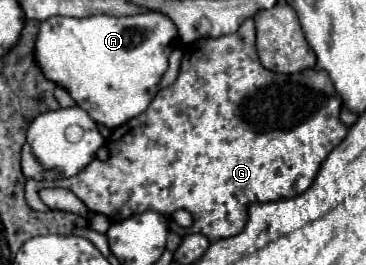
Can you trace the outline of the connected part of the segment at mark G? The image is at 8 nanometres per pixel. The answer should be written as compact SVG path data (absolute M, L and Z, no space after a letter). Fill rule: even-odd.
M248 19L232 35L216 39L206 37L184 47L178 79L170 87L160 89L142 115L126 121L110 133L106 143L110 157L106 161L92 161L76 177L64 181L28 179L24 185L28 207L34 211L48 211L36 193L42 187L66 187L92 213L106 215L110 223L152 209L164 215L170 221L170 229L182 237L204 233L210 241L218 241L244 229L250 203L278 201L304 193L312 185L324 157L328 157L348 133L348 127L340 121L342 99L328 73L322 69L308 69L302 77L298 73L280 75L264 69L256 55L254 33L254 19ZM178 209L186 209L194 217L192 227L182 229L174 223L172 213Z

